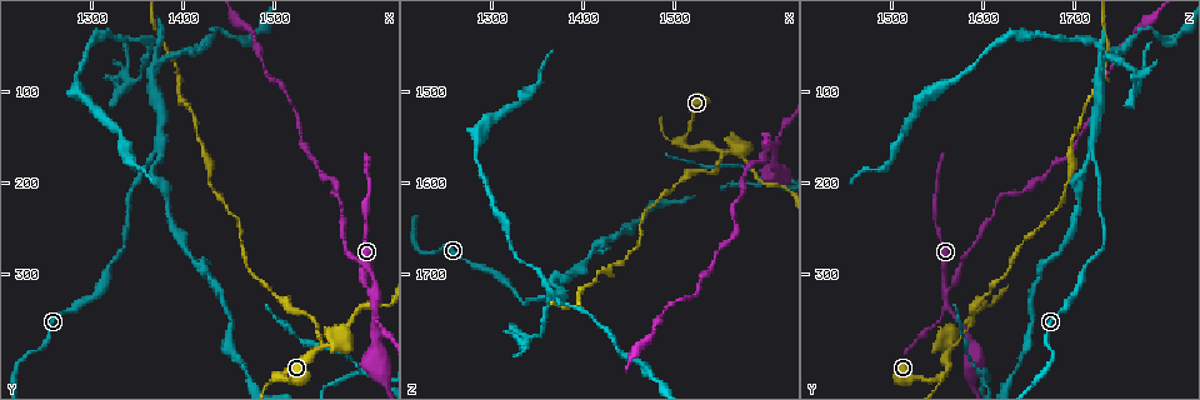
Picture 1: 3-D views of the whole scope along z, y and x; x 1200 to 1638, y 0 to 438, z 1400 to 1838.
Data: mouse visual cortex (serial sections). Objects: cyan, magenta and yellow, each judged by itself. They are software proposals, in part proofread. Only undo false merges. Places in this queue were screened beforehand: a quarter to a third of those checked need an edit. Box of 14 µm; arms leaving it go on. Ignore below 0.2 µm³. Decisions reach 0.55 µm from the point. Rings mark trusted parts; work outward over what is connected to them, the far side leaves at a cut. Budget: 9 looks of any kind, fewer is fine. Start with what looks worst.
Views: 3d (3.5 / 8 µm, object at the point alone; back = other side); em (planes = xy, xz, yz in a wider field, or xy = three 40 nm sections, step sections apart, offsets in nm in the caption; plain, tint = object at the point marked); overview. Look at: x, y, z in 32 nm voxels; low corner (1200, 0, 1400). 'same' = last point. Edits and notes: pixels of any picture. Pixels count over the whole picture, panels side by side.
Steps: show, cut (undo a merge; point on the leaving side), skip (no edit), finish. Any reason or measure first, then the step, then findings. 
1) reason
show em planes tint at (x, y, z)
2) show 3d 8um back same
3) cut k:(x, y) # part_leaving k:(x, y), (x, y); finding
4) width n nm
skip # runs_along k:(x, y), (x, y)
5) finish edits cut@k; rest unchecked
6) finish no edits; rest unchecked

sharp bend
show 3d 8um at (1370, 165, 1715)

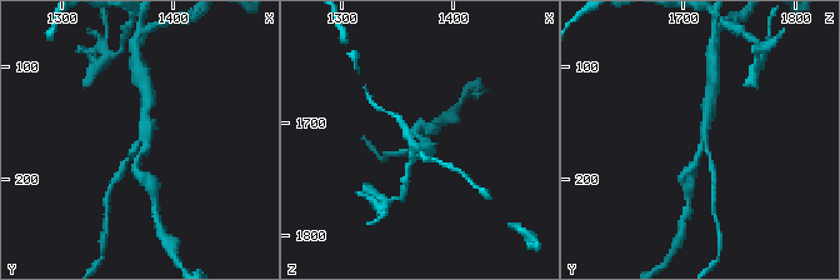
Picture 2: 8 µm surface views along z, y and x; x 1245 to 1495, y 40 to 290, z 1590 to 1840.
show 3d 3.5um at (1372, 166, 1722)

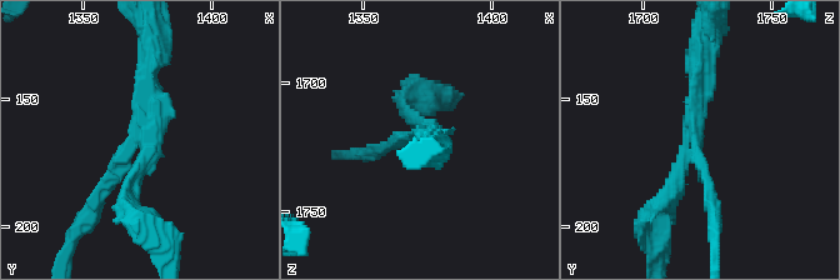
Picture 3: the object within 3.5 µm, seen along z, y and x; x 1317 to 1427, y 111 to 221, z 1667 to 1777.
cut 3:(161, 105) # two cells meet here

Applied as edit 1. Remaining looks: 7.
abrupt turn
show 3d 3.5um at (1610, 320, 1560)

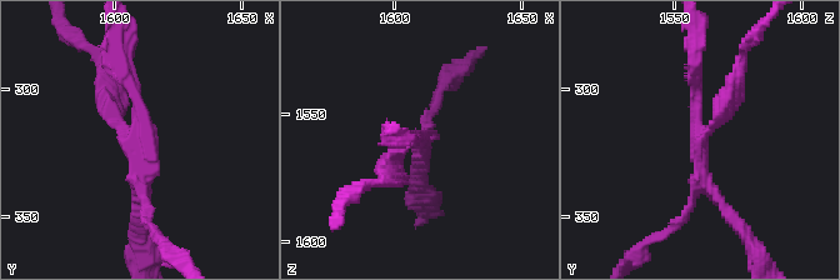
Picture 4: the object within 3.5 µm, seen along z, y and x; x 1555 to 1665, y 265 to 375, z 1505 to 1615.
shape alone is not enough
show em xy step 3 tint at (1608, 318, 1560)

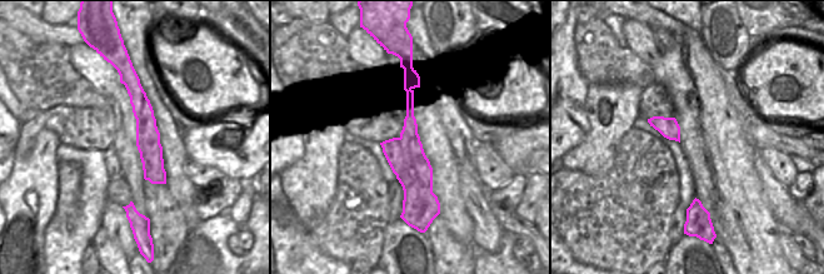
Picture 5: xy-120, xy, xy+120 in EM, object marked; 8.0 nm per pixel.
cut 4:(735, 100) # a second cell is stuck on

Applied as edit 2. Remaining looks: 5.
calibre changes
show 3d 3.5um at (1510, 415, 1555)

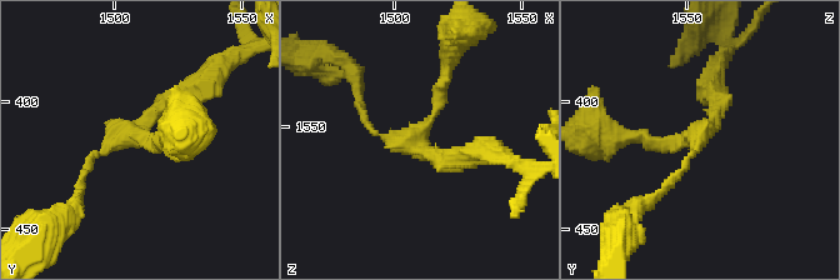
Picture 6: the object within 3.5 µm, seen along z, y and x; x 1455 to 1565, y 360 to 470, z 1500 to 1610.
shape alone is not enough
show em xy step 2 tint at (1509, 414, 1554)

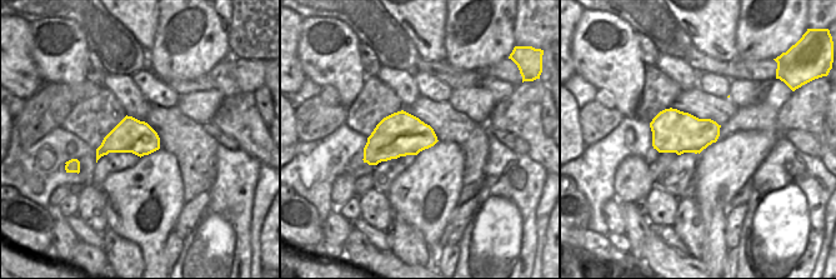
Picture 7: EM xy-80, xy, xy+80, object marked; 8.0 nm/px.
skip # runs_along 6:(628, 135), (701, 135), (714, 93); all the same cell

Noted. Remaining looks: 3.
branch point
show 3d 3.5um back at (1550, 380, 1565)

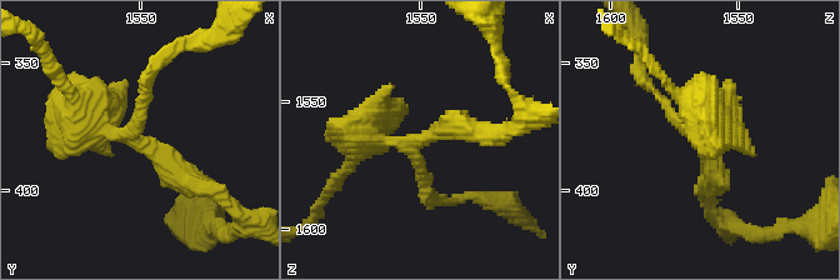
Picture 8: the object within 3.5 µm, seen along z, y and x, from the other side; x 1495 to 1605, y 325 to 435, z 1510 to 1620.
arms 3; arm_widths 150, 300, 450 nm
show em xy step 3 tint at (1552, 379, 1567)

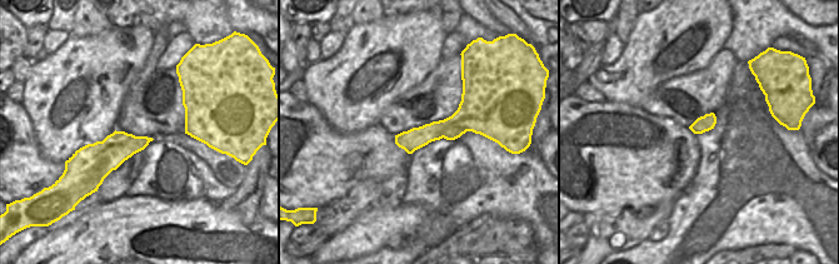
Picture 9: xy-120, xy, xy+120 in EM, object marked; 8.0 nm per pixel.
width 170 nm
cut 8:(144, 95) # border 9:(709, 114), (692, 130); two cells meet here

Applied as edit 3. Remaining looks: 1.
finish edits cut@3, cut@4, cut@8; rest unchecked

